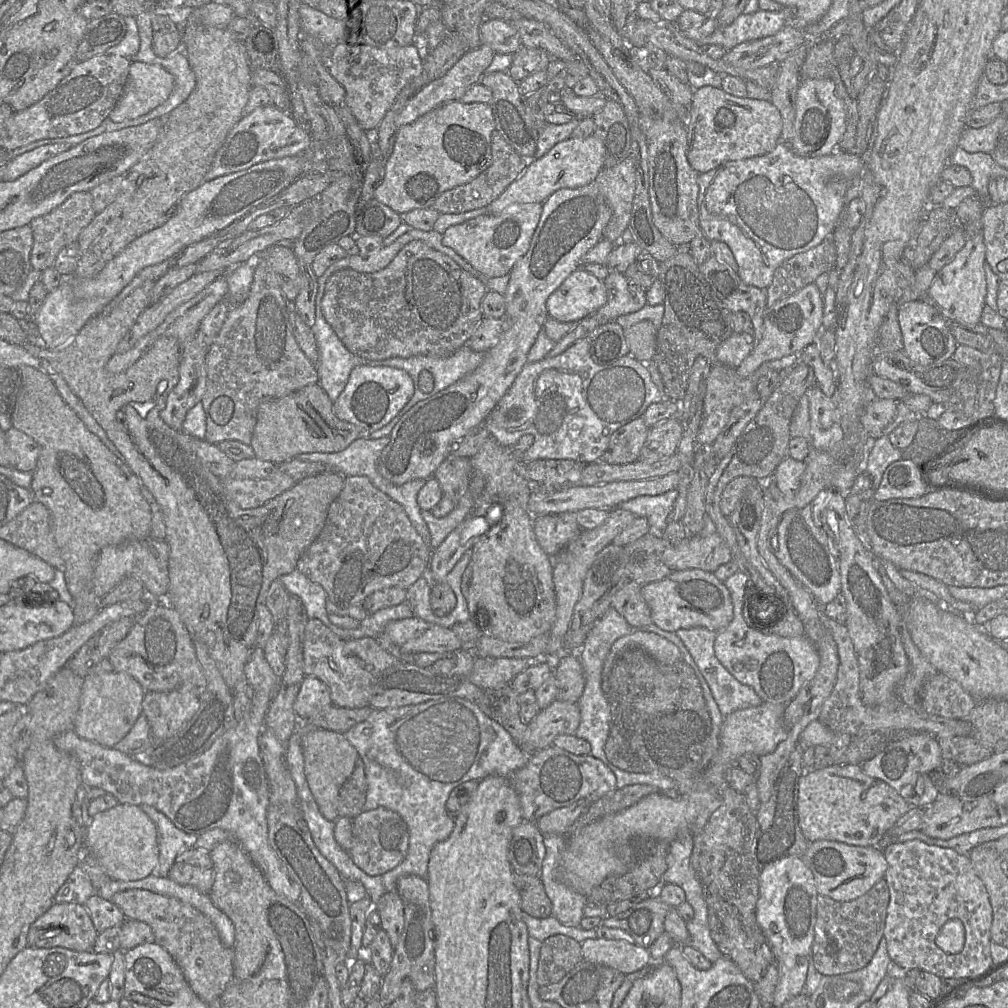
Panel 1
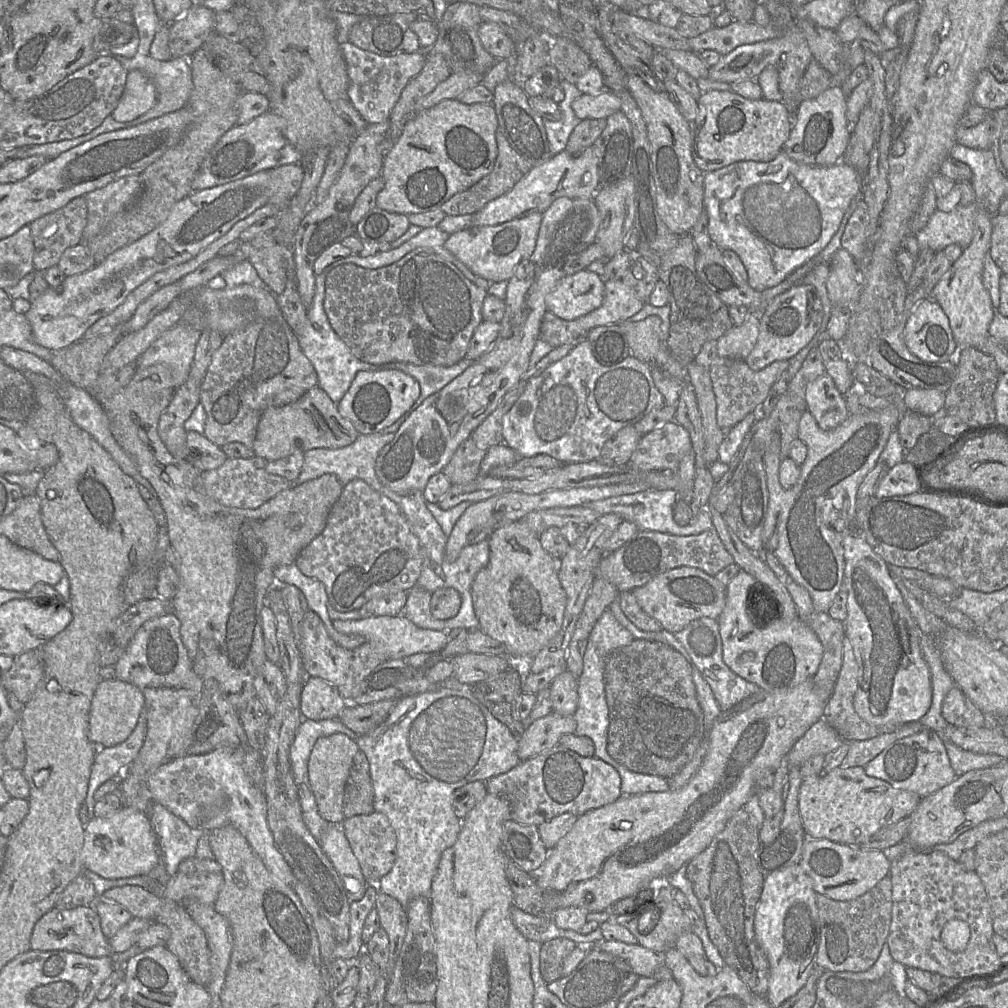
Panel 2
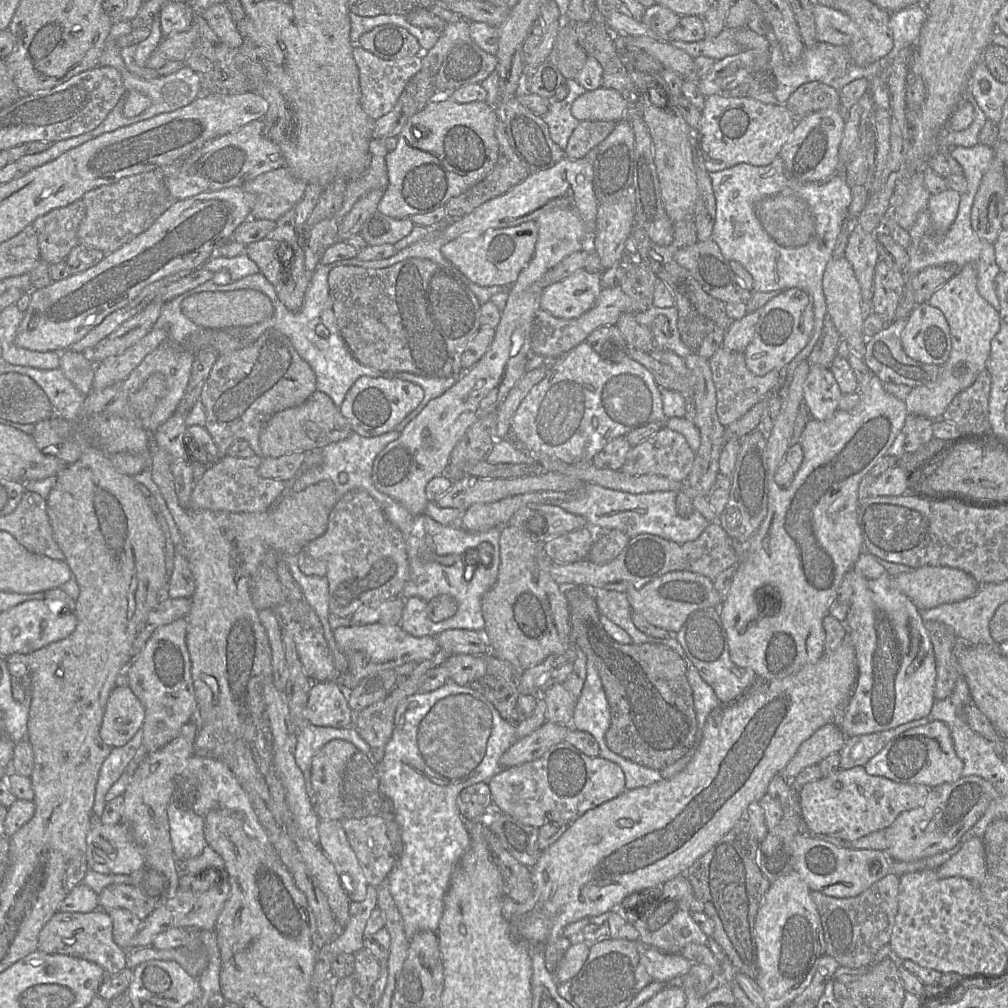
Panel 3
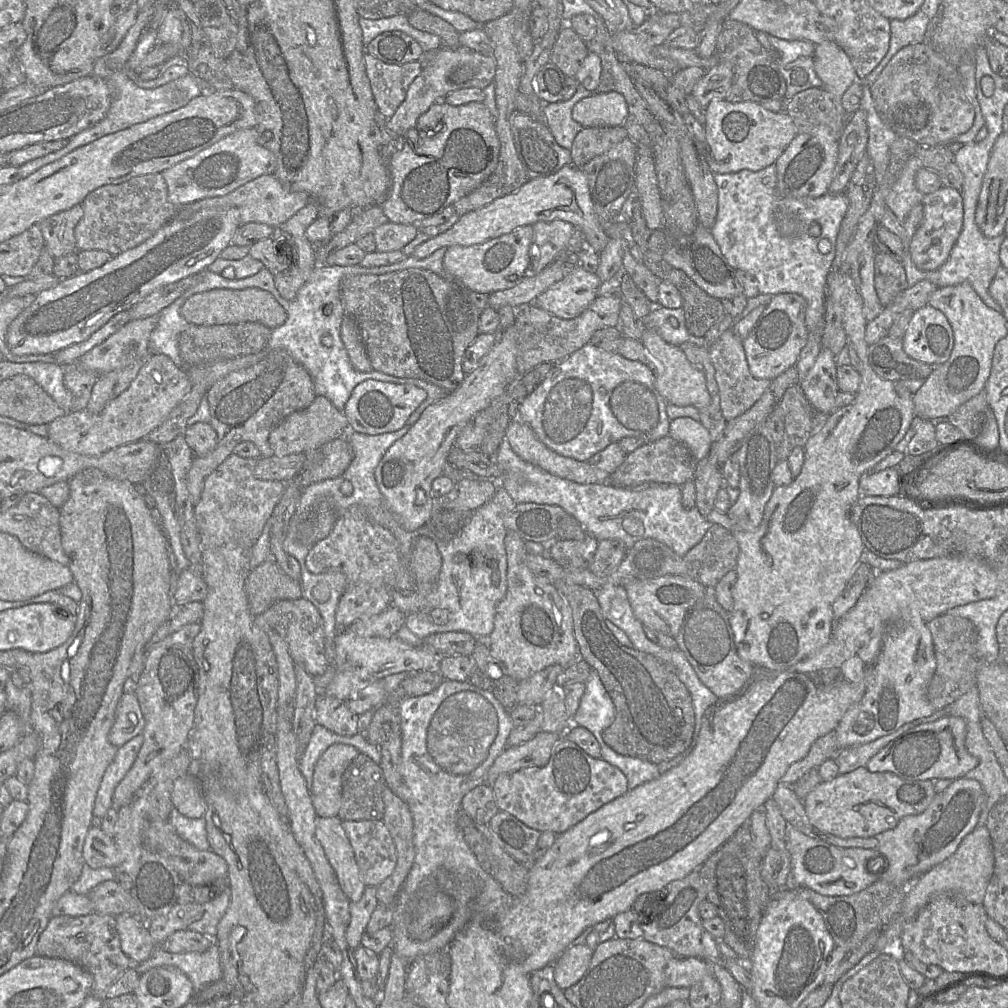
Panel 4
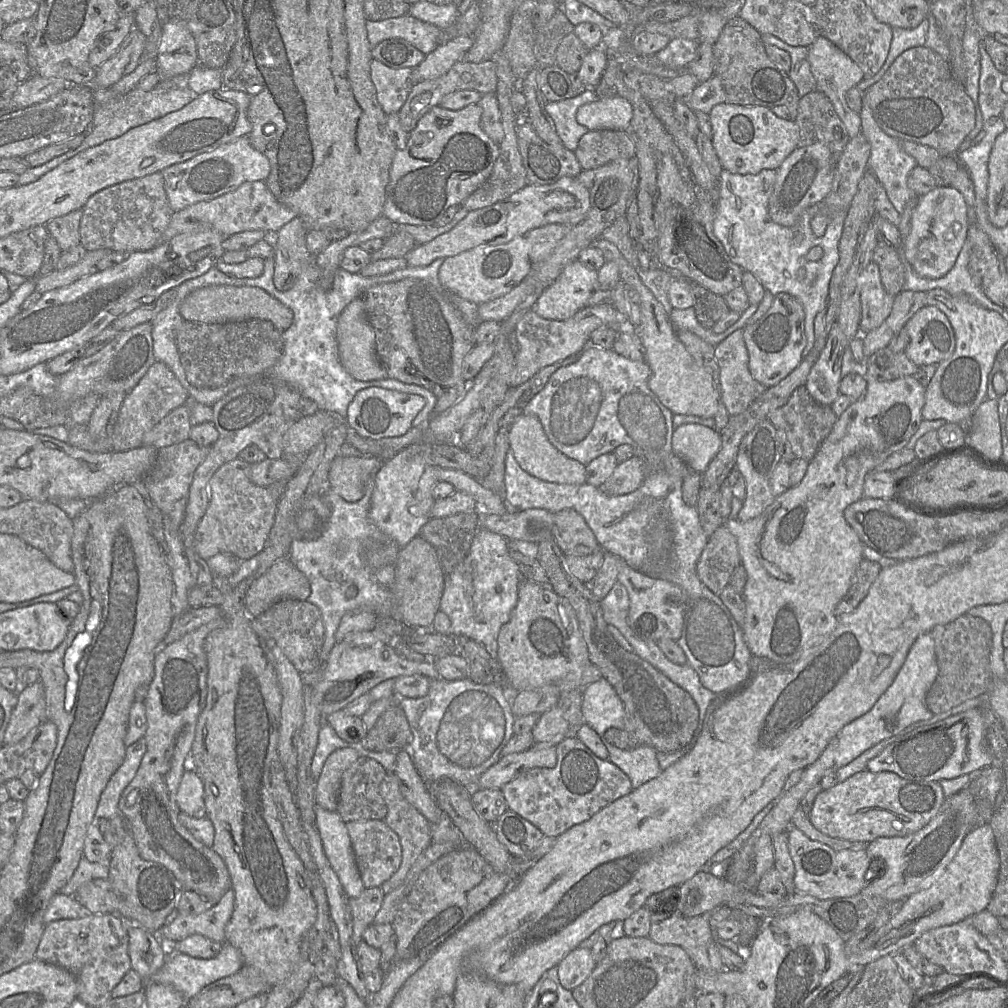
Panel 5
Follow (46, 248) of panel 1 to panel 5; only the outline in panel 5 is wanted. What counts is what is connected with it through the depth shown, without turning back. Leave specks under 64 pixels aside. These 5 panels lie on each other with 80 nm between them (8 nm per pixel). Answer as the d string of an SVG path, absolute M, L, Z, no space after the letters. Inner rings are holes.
M77 209L46 223L48 234L56 240L62 252L80 243L79 227L82 215L82 209Z

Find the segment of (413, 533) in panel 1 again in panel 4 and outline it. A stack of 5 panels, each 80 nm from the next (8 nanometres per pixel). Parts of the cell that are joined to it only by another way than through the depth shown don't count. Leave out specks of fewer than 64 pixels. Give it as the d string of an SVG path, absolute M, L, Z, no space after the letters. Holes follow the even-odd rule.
M359 504L350 506L337 518L330 534L315 543L305 559L313 574L340 570L346 575L347 587L336 610L336 624L345 627L358 618L380 614L391 605L390 584L399 562L399 543L394 534L372 521L368 510Z

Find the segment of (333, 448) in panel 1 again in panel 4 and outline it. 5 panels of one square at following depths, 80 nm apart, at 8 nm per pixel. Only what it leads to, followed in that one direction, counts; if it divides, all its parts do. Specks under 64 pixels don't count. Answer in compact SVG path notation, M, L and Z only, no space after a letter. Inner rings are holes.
M317 395L307 408L293 412L272 430L269 435L269 444L277 457L311 453L322 445L345 436L348 431L350 431L349 422L344 413L337 409L329 399Z

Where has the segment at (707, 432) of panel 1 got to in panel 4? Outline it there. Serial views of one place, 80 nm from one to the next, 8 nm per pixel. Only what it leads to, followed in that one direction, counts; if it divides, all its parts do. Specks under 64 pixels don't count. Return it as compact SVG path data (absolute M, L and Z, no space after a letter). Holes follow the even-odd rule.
M731 328L725 331L714 344L709 346L709 353L715 368L721 411L724 418L731 421L749 410L766 392L772 381L757 379L751 374L743 347L743 340Z

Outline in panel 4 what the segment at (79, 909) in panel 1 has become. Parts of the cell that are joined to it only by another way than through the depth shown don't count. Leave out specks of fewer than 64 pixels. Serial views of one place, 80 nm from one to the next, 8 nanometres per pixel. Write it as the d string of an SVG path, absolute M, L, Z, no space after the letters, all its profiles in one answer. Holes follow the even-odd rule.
M92 912L84 916L52 917L39 936L36 955L71 961L93 978L90 995L105 999L110 986L133 964L121 949L116 916Z

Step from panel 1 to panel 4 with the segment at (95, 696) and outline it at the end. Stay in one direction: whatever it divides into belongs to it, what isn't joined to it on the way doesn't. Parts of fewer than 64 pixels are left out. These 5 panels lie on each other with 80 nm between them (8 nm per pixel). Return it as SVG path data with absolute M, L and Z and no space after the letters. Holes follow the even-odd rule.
M123 693L116 708L115 721L109 732L109 741L117 748L141 734L145 719L135 694Z

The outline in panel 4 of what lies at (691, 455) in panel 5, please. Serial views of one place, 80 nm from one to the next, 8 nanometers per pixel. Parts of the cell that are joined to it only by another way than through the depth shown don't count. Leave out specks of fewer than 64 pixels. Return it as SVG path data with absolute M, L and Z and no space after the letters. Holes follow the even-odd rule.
M689 417L671 420L669 435L683 443L696 461L710 454L713 442L709 431L699 421Z

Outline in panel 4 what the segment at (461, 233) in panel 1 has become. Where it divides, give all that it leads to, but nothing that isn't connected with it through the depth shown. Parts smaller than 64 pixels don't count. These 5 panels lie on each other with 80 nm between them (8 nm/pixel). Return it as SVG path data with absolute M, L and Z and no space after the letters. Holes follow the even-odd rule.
M520 226L510 233L472 246L451 246L446 249L443 266L468 289L484 294L514 287L528 274L532 259L533 226Z

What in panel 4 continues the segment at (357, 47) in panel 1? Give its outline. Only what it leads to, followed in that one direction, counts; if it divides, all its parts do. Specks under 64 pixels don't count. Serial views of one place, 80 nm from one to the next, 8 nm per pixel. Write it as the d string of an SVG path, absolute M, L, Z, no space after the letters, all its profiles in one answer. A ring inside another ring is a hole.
M365 52L364 62L375 103L380 113L389 119L404 101L410 84L421 73L421 59L396 65Z

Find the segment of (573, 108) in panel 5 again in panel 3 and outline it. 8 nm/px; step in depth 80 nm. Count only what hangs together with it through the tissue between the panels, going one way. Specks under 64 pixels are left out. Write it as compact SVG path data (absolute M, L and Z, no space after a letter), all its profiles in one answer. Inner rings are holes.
M577 78L569 79L566 85L569 90L567 97L562 101L551 101L547 113L540 116L548 125L551 139L564 151L571 134L580 124L571 113L572 104L587 92Z

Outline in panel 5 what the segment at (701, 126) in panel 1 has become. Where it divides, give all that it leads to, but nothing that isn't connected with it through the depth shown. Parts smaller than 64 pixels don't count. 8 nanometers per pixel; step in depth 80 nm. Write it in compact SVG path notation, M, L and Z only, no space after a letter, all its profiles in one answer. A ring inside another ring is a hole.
M723 102L708 114L711 141L723 169L731 173L757 174L762 170L777 170L799 146L799 127L794 120L783 119L764 106L743 106Z

